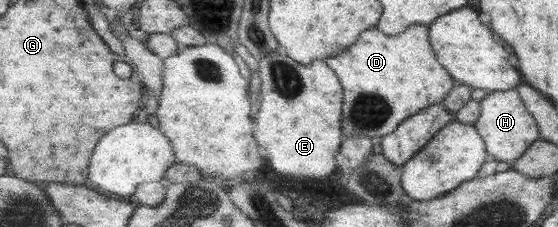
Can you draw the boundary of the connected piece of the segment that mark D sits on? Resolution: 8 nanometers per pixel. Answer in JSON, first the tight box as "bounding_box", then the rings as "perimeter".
{"bounding_box":[326,25,458,137],"perimeter":[[[413,25],[396,37],[382,33],[377,27],[361,35],[350,51],[344,51],[326,64],[338,71],[346,87],[343,103],[345,136],[383,137],[394,133],[398,126],[415,117],[429,106],[441,105],[458,82],[438,63],[430,45],[430,28]]]}

